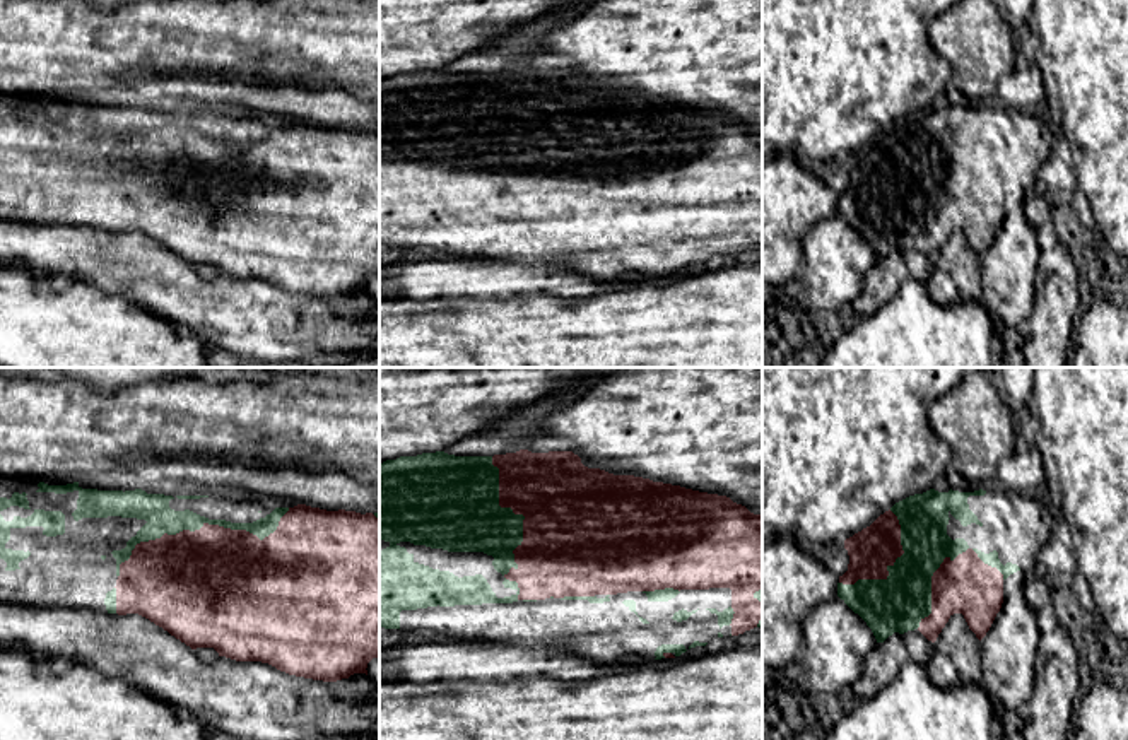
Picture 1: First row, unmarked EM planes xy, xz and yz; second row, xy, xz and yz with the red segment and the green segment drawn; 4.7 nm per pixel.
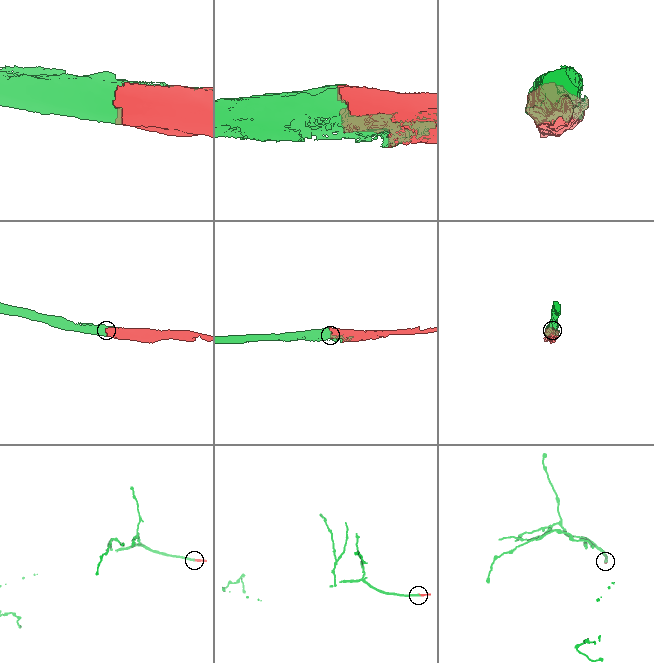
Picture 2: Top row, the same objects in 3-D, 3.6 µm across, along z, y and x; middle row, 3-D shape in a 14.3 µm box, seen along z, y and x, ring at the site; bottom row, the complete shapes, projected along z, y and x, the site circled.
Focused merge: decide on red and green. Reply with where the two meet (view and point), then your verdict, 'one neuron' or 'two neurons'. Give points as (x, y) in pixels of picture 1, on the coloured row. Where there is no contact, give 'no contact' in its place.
contact xy (200, 528); one neuron

